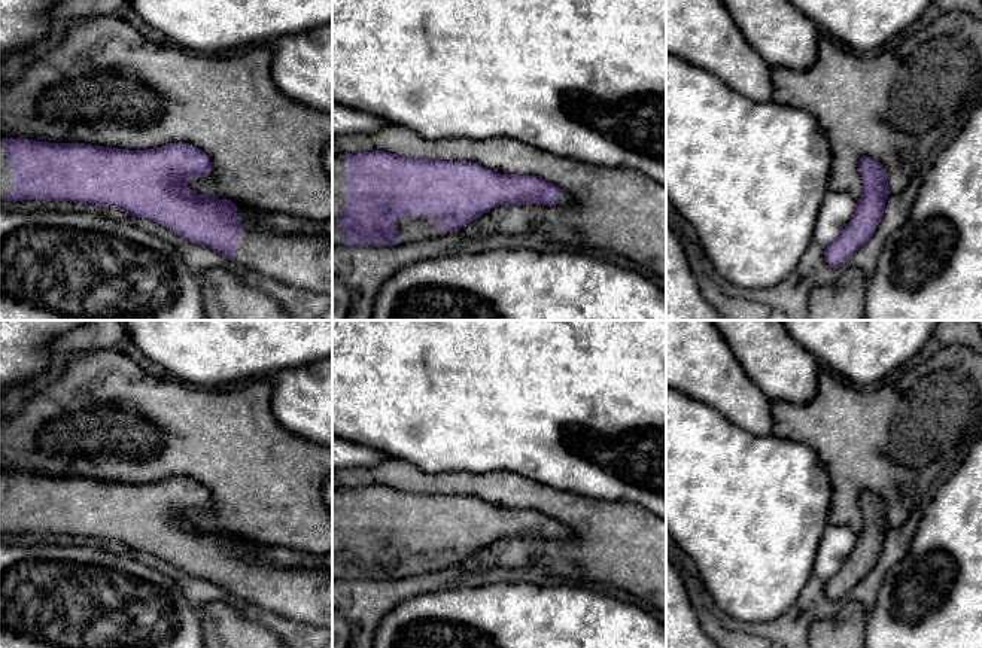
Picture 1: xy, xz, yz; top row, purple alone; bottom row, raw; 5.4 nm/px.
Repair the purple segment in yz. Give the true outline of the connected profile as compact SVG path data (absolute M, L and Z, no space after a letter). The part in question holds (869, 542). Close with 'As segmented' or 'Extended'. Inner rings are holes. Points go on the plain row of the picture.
M863 490L858 496L863 515L863 527L855 538L854 548L842 568L824 584L824 594L831 602L842 600L875 568L890 529L885 501Z. As segmented

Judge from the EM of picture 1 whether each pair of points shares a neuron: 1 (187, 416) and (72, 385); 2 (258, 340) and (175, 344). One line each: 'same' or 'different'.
1: same
2: same

